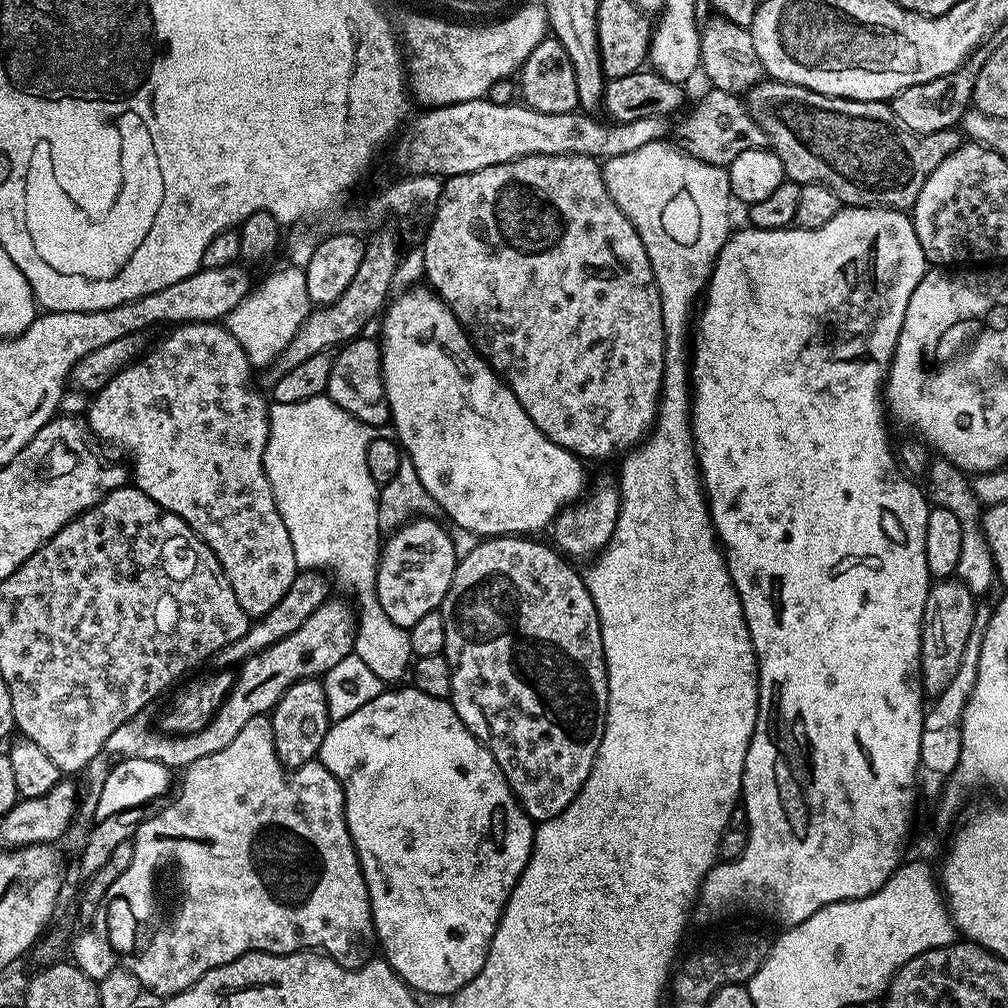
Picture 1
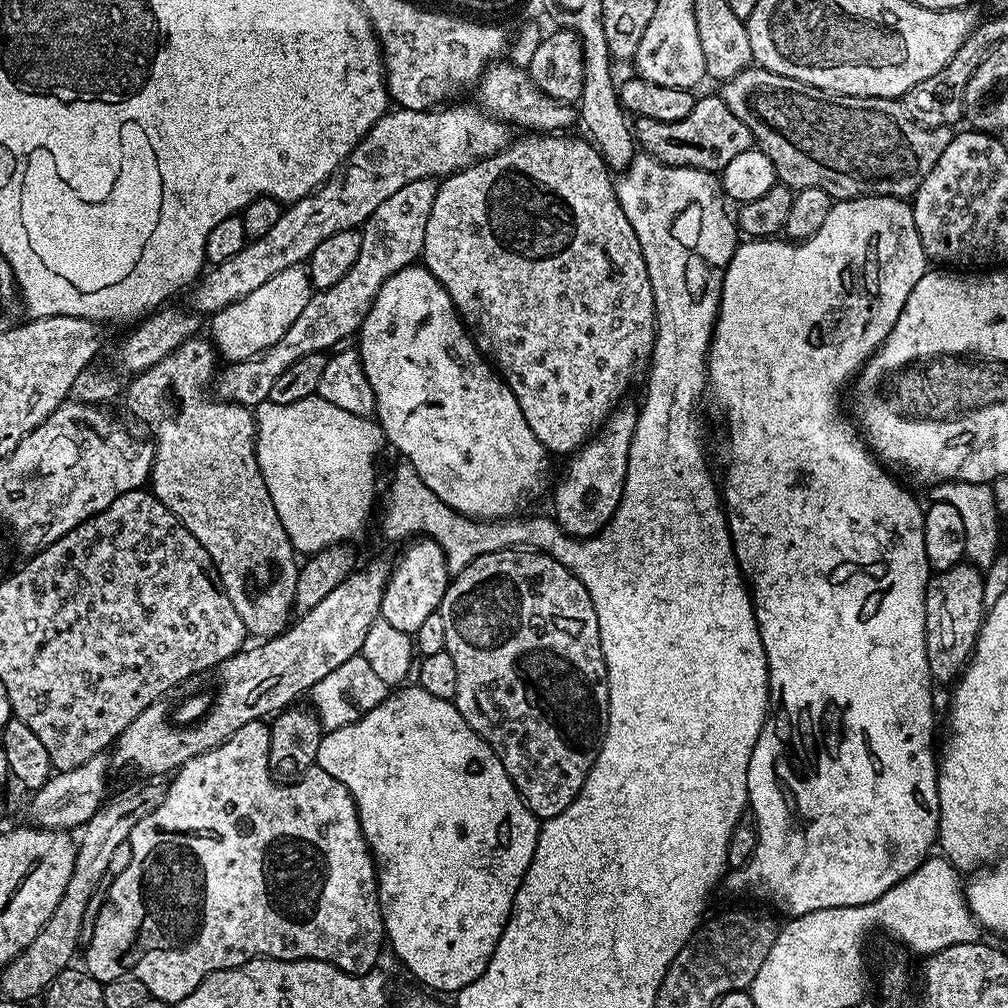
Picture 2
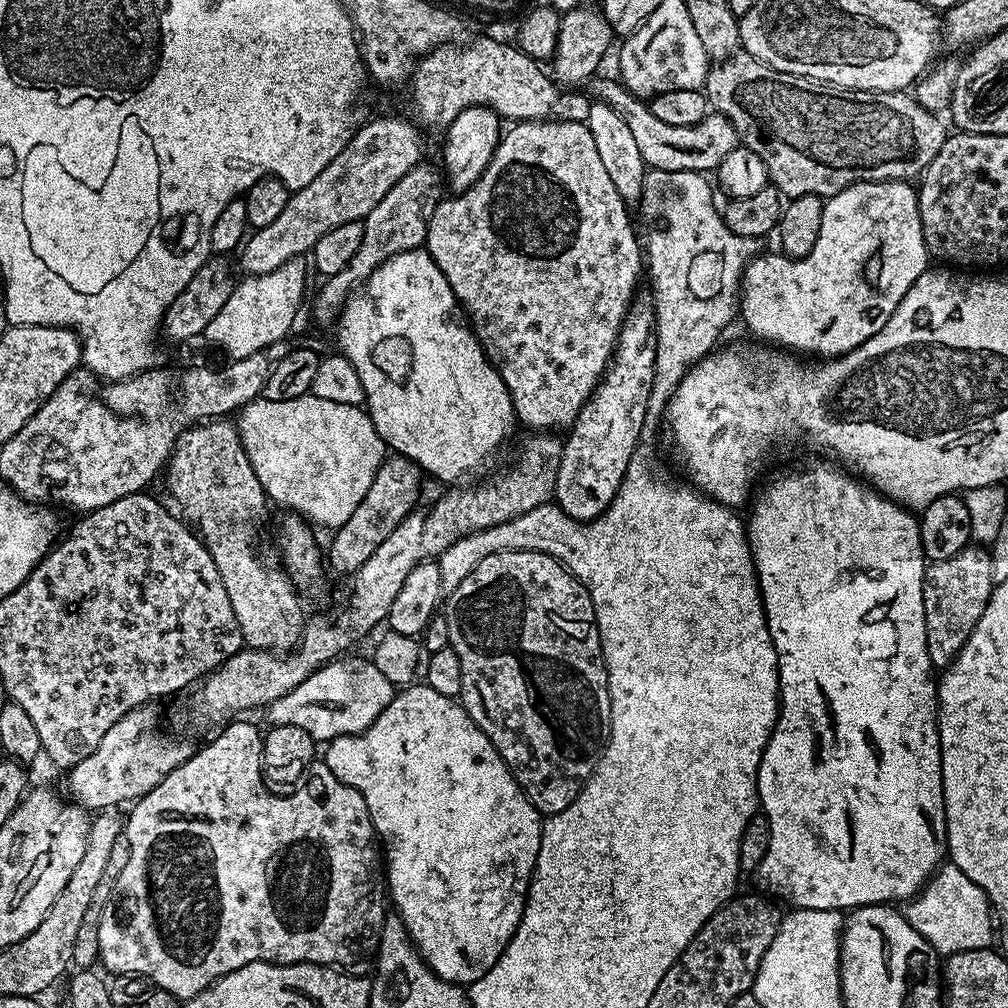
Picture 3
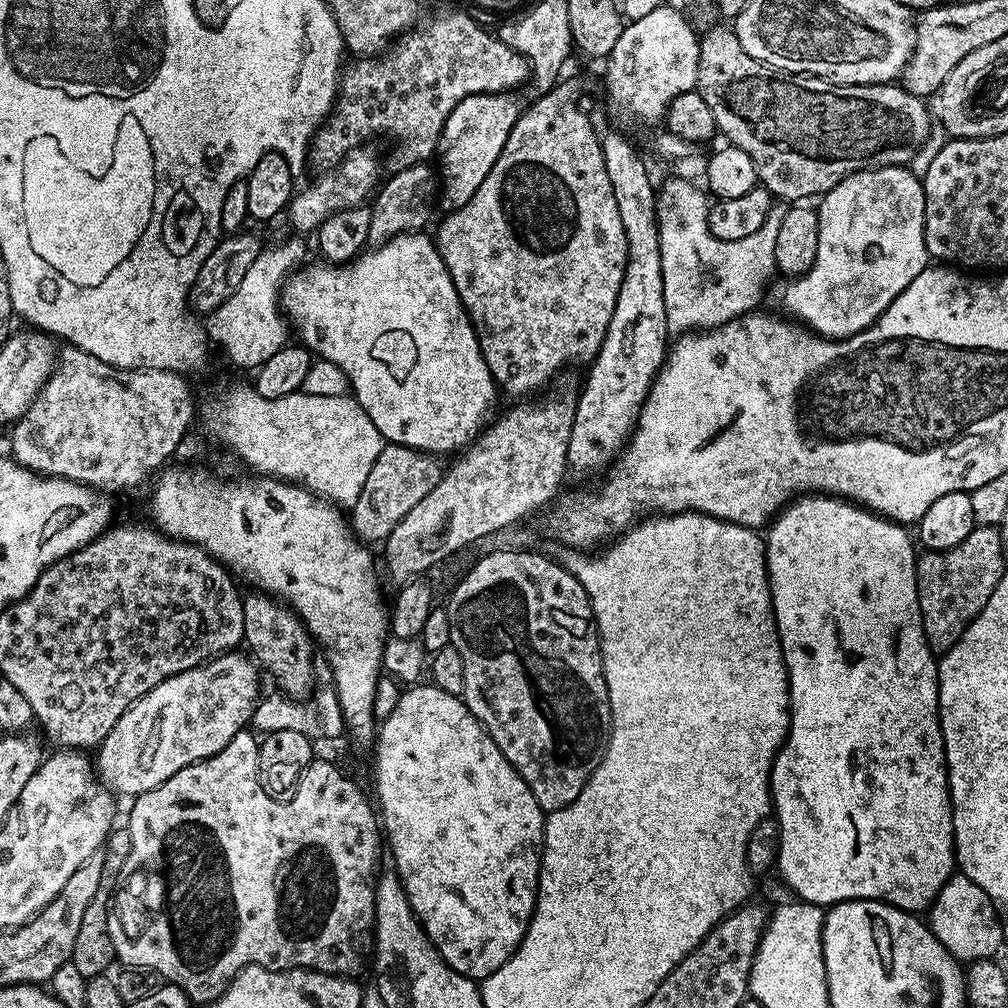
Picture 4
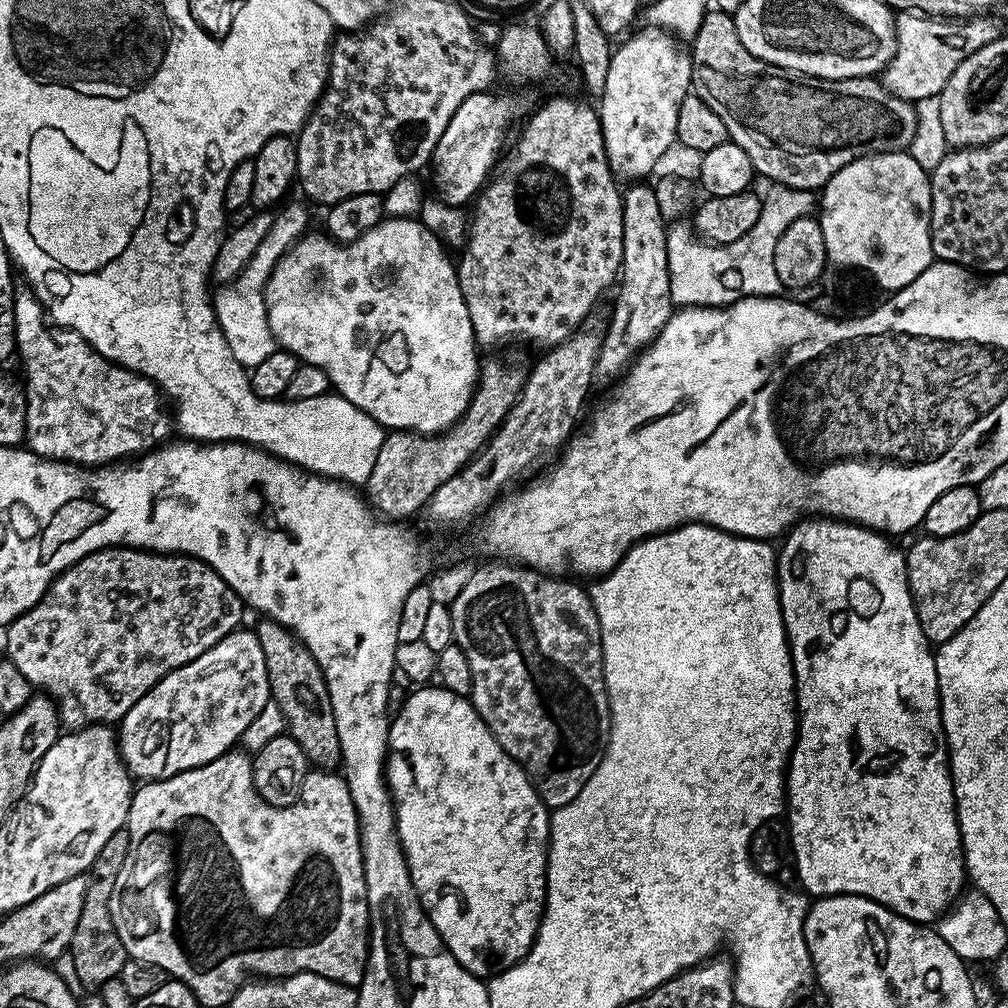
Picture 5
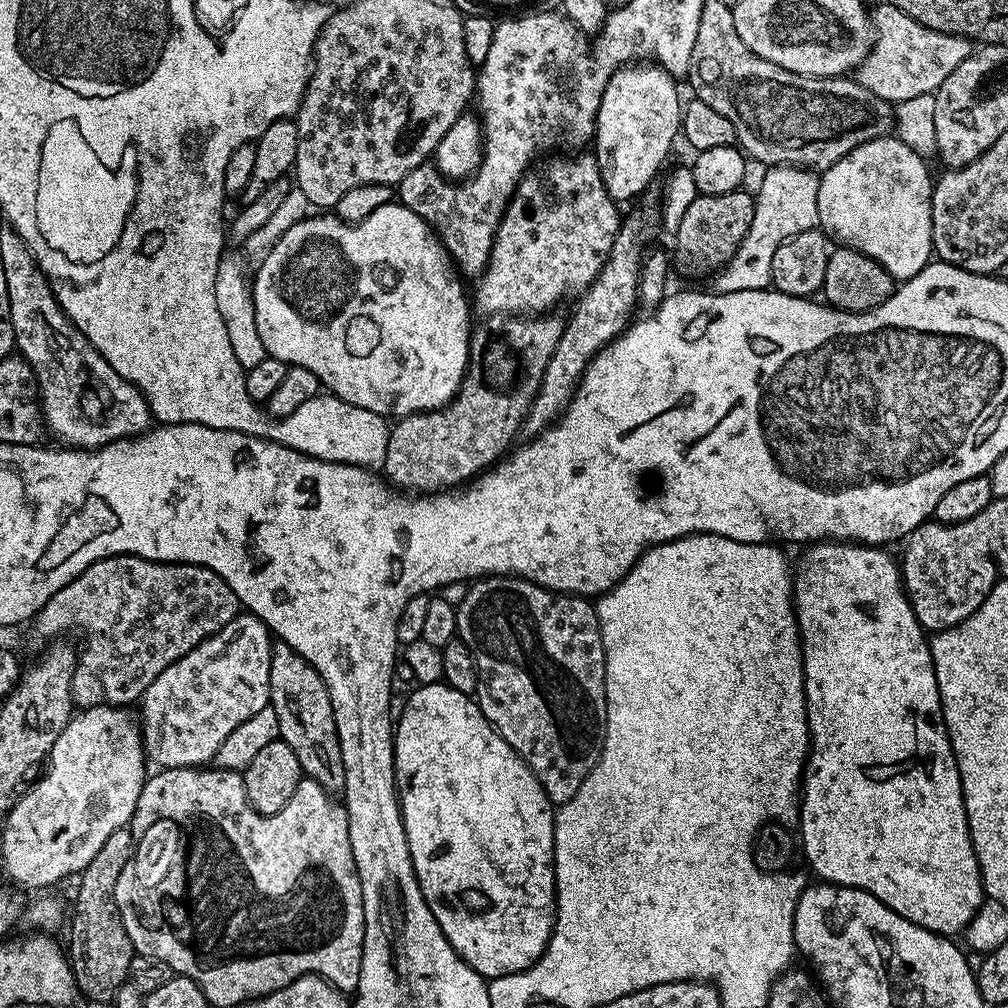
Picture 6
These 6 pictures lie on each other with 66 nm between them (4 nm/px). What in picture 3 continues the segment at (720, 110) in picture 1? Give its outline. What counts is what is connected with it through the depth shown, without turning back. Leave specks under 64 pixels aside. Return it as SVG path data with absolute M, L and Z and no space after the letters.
M613 78L610 82L598 81L589 81L587 91L599 103L609 104L614 110L618 110L618 114L622 114L626 127L631 131L649 169L708 174L715 170L722 158L726 158L726 154L730 154L730 150L734 150L741 143L740 135L736 133L734 126L718 111L709 111L708 116L694 126L670 126L667 122L661 122L653 114L651 107L641 97L628 91L619 79Z

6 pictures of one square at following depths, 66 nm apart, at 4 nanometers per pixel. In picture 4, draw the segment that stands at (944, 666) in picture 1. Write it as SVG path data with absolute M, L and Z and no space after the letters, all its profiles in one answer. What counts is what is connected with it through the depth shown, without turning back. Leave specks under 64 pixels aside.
M992 526L973 528L968 539L963 540L948 552L925 551L916 561L916 593L920 603L920 617L924 633L933 653L943 654L956 645L960 635L968 629L968 624L986 606L990 594L998 586L1001 572L1005 571L1004 553L1006 548L1001 544L1000 533Z

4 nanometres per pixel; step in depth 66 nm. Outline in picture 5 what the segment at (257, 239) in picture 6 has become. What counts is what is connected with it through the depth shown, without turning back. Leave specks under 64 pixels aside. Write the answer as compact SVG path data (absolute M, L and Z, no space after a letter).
M285 203L284 209L277 211L273 218L273 225L266 231L253 256L245 264L245 268L230 282L217 287L214 292L214 307L216 321L226 338L226 346L230 346L230 354L246 369L258 366L258 362L270 358L272 352L277 351L278 345L274 334L270 330L270 322L266 314L266 298L264 287L274 270L274 266L284 253L309 231L308 212L300 204Z

